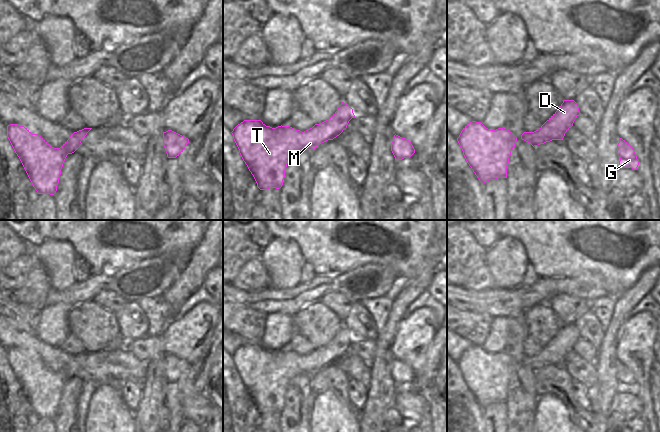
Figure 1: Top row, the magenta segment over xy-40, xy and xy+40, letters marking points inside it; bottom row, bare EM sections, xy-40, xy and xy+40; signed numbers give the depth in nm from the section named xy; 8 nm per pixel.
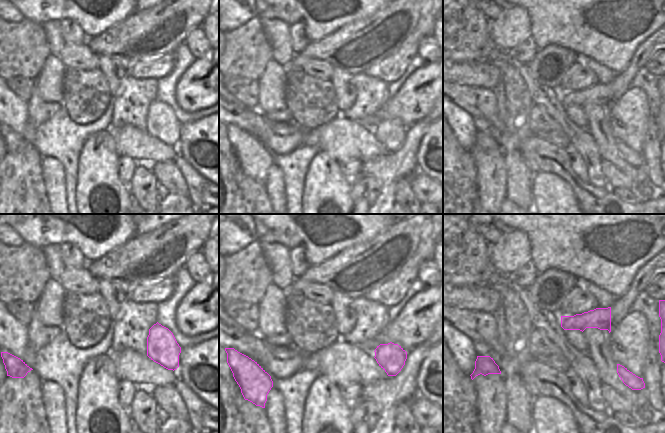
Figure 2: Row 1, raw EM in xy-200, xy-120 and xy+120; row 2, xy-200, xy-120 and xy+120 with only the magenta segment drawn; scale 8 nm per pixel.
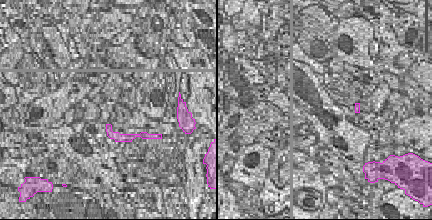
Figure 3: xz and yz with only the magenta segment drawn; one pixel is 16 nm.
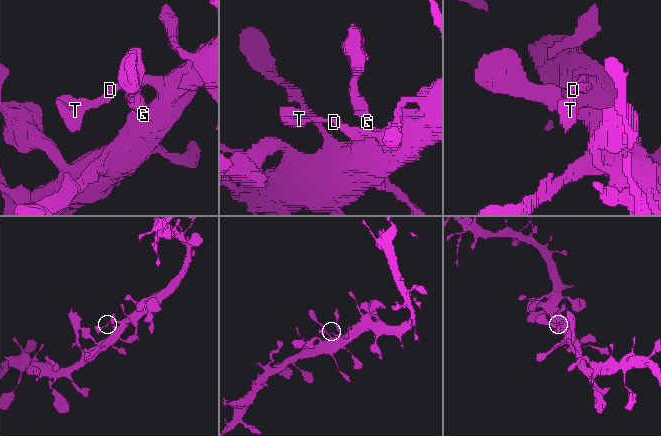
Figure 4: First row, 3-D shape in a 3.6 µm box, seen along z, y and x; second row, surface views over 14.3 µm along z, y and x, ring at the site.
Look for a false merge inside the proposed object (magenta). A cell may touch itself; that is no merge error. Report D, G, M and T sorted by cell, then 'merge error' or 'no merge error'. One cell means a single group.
groups D G M T; no merge error

